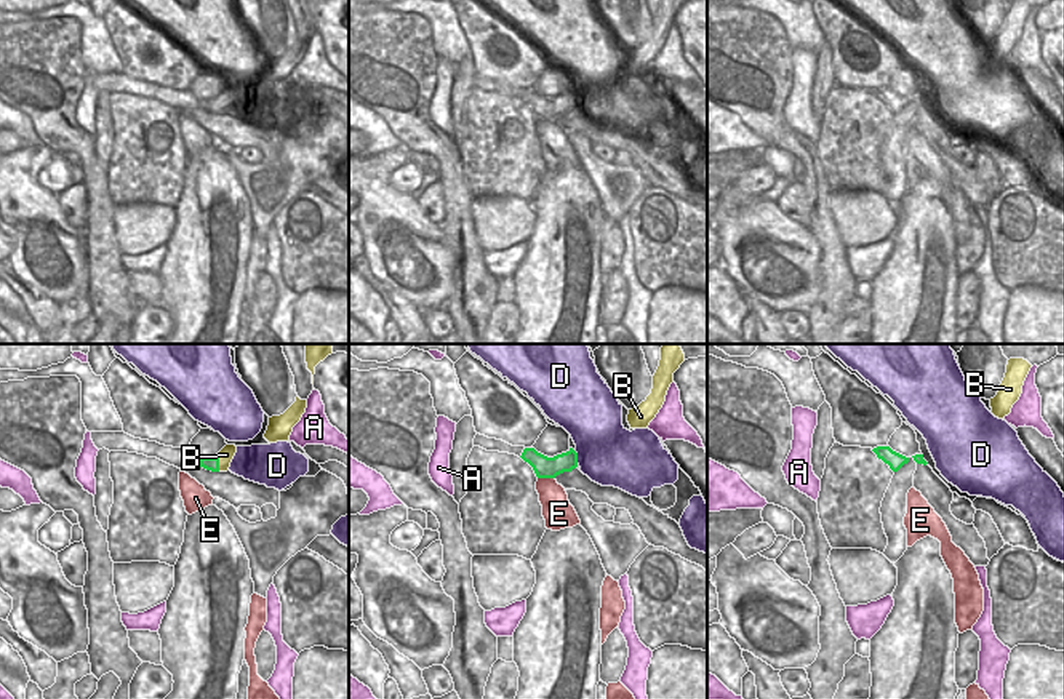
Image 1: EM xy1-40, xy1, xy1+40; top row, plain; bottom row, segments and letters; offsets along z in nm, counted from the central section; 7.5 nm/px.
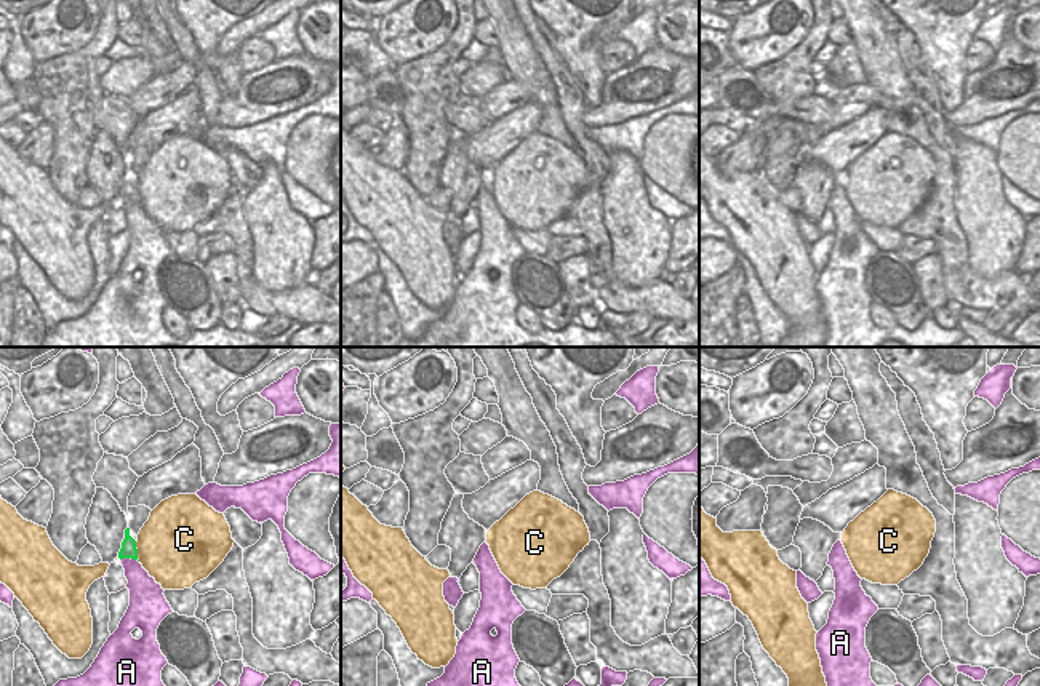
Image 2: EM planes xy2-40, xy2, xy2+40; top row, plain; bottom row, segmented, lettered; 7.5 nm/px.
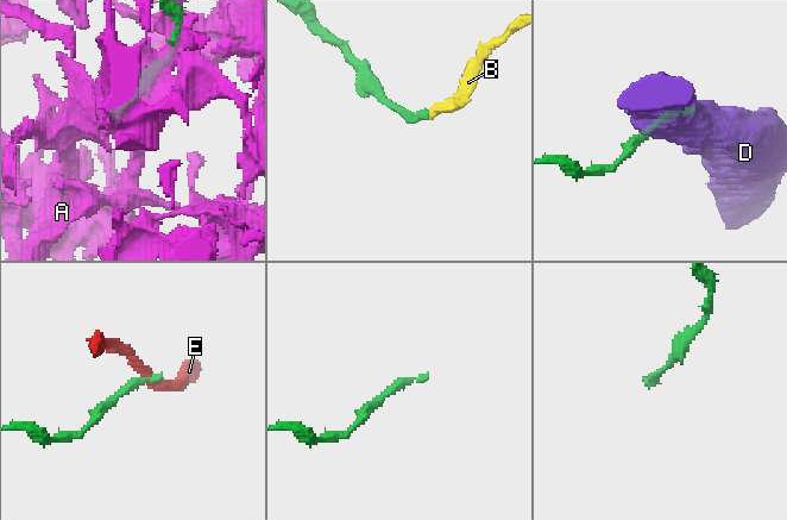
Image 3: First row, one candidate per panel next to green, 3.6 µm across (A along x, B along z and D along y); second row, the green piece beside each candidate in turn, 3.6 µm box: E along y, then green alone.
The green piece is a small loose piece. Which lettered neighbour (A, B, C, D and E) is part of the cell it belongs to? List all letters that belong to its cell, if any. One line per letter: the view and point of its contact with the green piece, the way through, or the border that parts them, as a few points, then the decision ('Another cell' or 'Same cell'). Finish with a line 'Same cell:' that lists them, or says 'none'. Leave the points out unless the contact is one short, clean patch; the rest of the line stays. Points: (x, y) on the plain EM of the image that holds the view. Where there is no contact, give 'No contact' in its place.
A: Touches green at xy2-40 (128, 199). Another cell
B: Touches green at xy1-40 (218, 104). Another cell
C: Touches green at xy2-40 (136, 194). Another cell
D: Touches green at xy1 (576, 99). Boundary: xy1 (575, 93), (578, 104). Another cell
E: Touches green at xy1 (546, 119). Boundary: xy1 (538, 119), (554, 120). Another cell
Same cell: none

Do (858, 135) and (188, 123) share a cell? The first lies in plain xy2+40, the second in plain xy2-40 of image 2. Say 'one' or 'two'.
one

